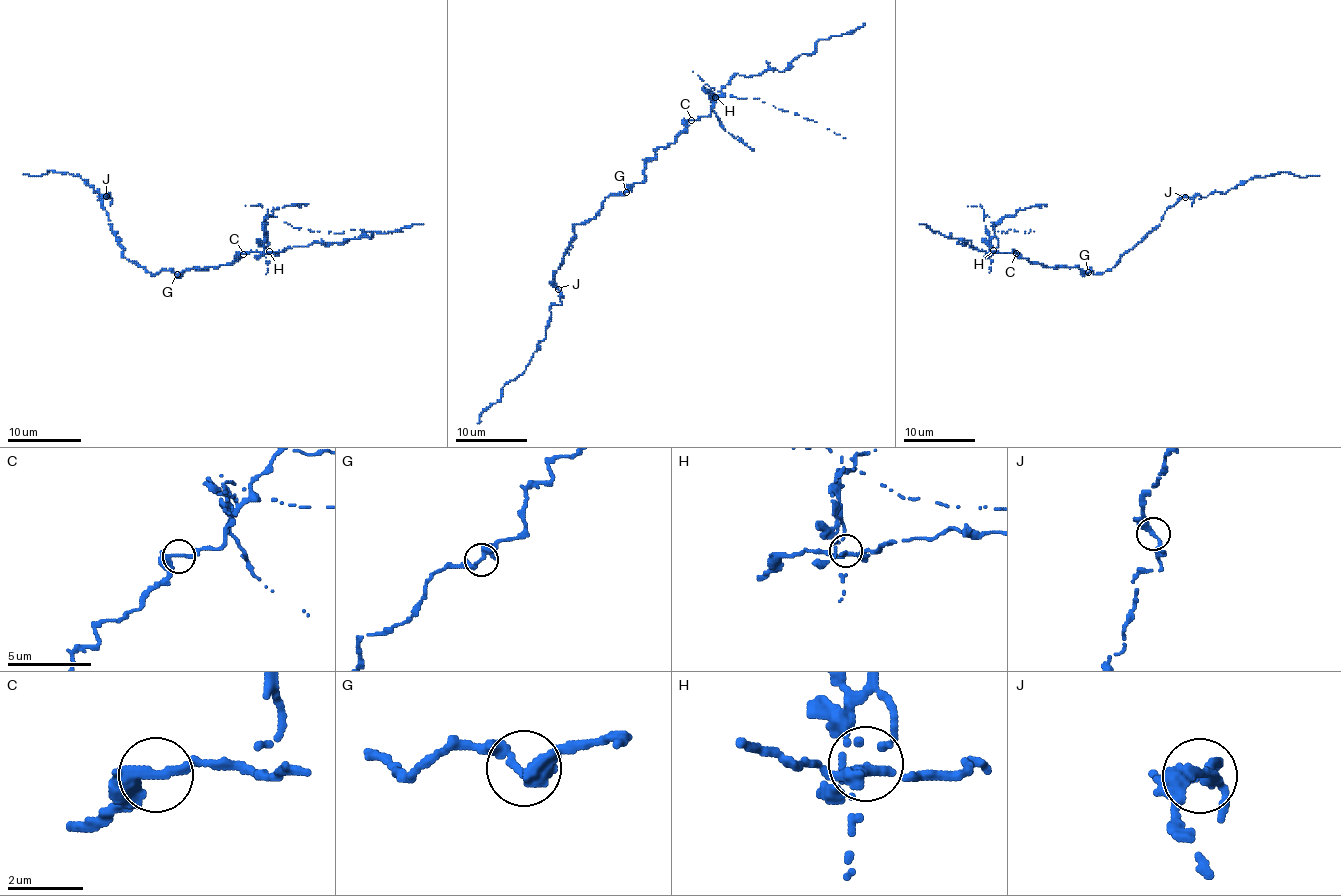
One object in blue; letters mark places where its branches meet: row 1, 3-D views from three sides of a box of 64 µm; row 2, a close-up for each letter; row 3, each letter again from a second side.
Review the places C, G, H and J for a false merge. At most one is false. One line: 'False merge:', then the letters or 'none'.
False merge: H

